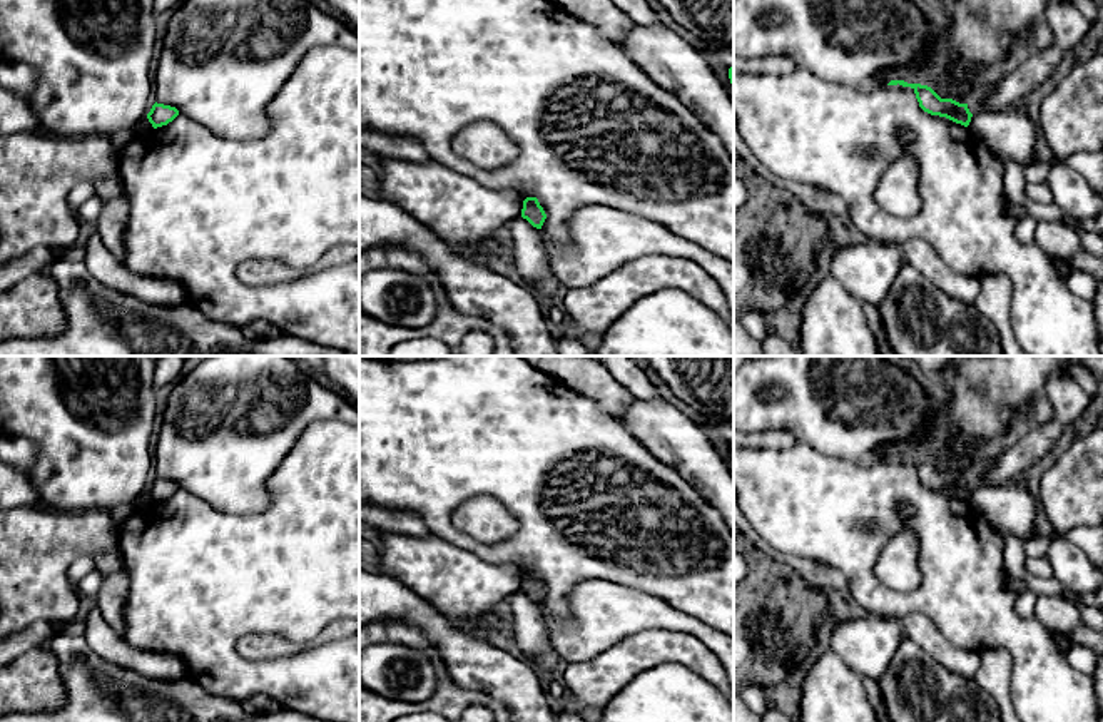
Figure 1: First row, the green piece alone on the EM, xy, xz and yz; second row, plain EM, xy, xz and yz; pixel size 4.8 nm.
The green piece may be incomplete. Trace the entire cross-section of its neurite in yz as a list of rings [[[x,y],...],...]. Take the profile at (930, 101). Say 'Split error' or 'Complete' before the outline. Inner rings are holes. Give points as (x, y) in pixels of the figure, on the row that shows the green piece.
Complete. [[[891,80],[887,85],[902,85],[911,87],[916,94],[919,107],[931,114],[946,117],[964,127],[969,125],[973,114],[968,109],[968,104],[959,104],[953,99],[941,99],[931,87],[921,84],[907,84],[904,80]]]

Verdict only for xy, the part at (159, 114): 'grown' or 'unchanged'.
unchanged

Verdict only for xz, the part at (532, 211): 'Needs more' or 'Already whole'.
Already whole

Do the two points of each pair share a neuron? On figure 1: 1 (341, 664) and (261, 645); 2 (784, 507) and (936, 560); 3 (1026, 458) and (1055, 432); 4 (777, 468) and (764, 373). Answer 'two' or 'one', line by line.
1: two
2: one
3: one
4: two

